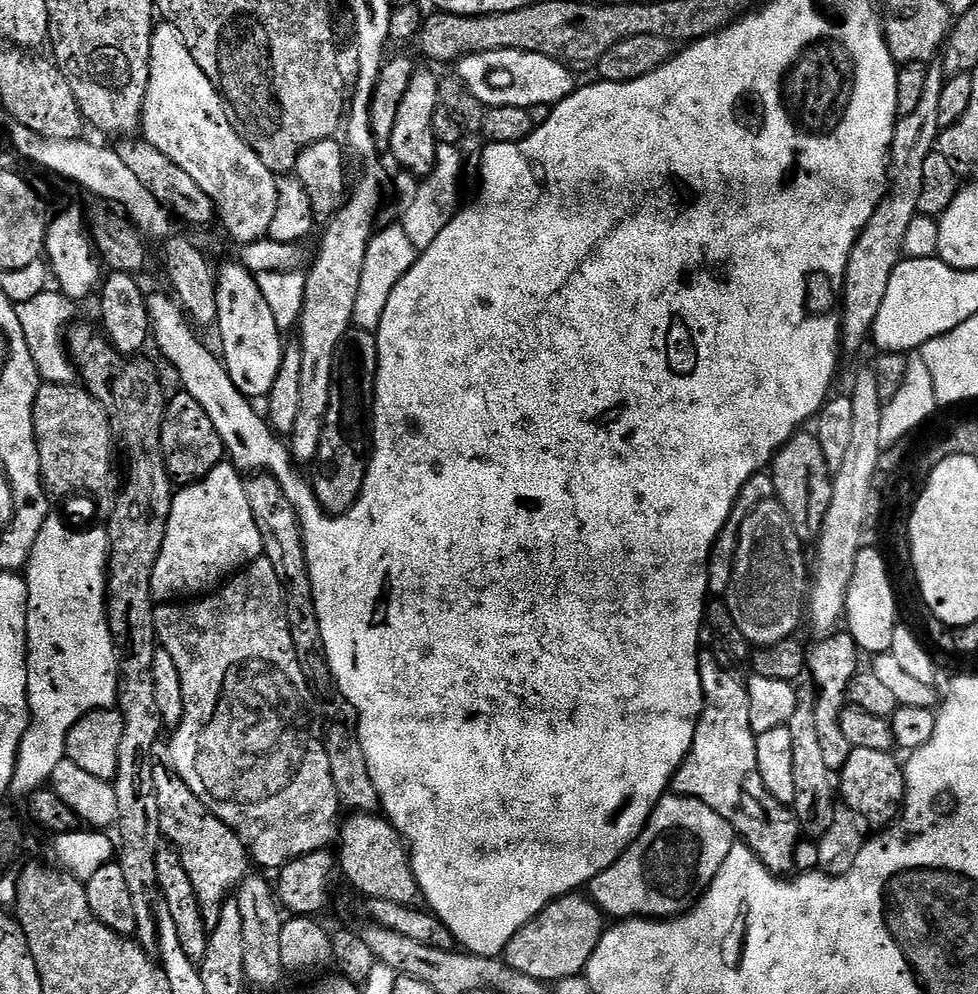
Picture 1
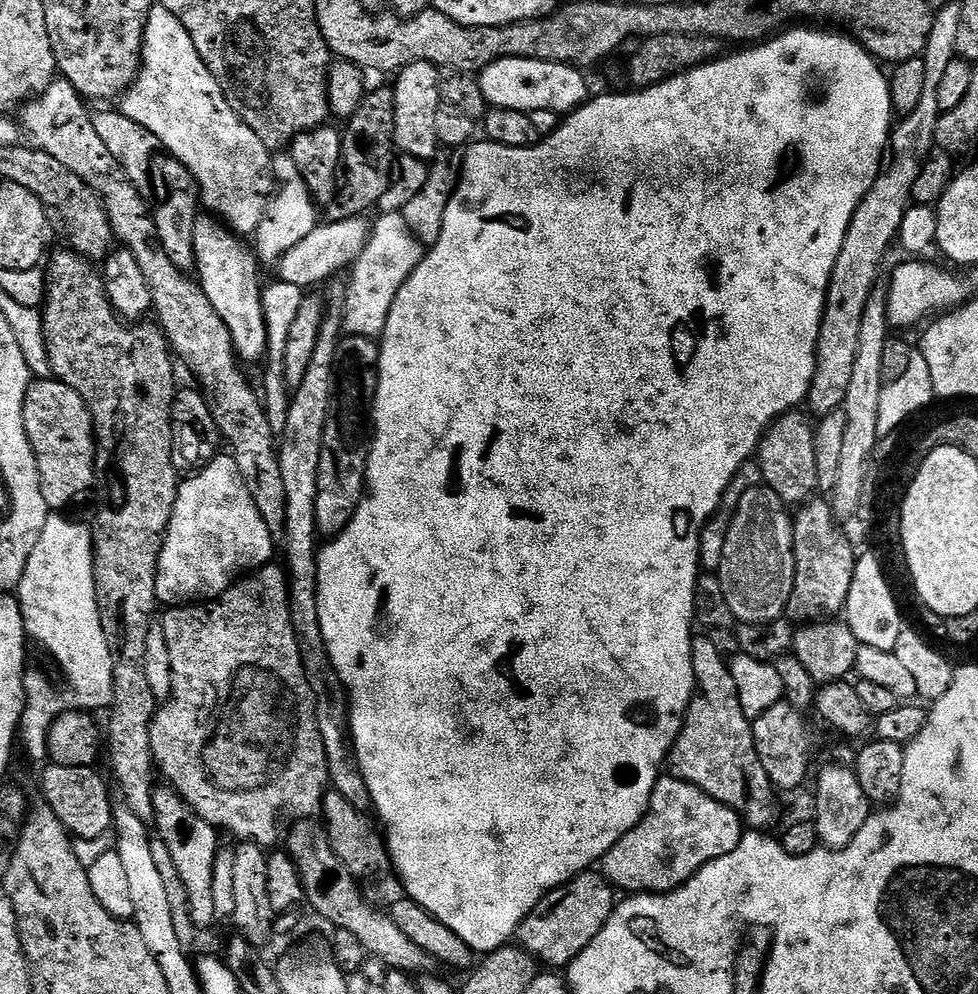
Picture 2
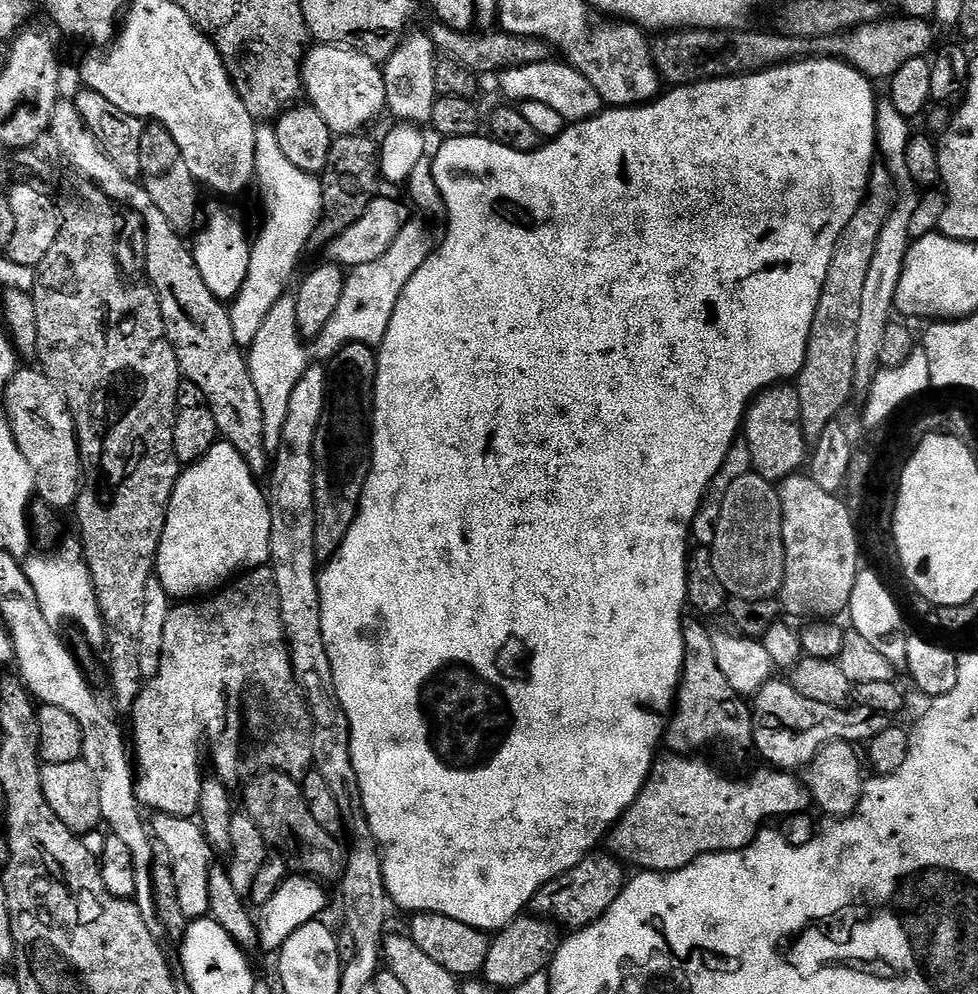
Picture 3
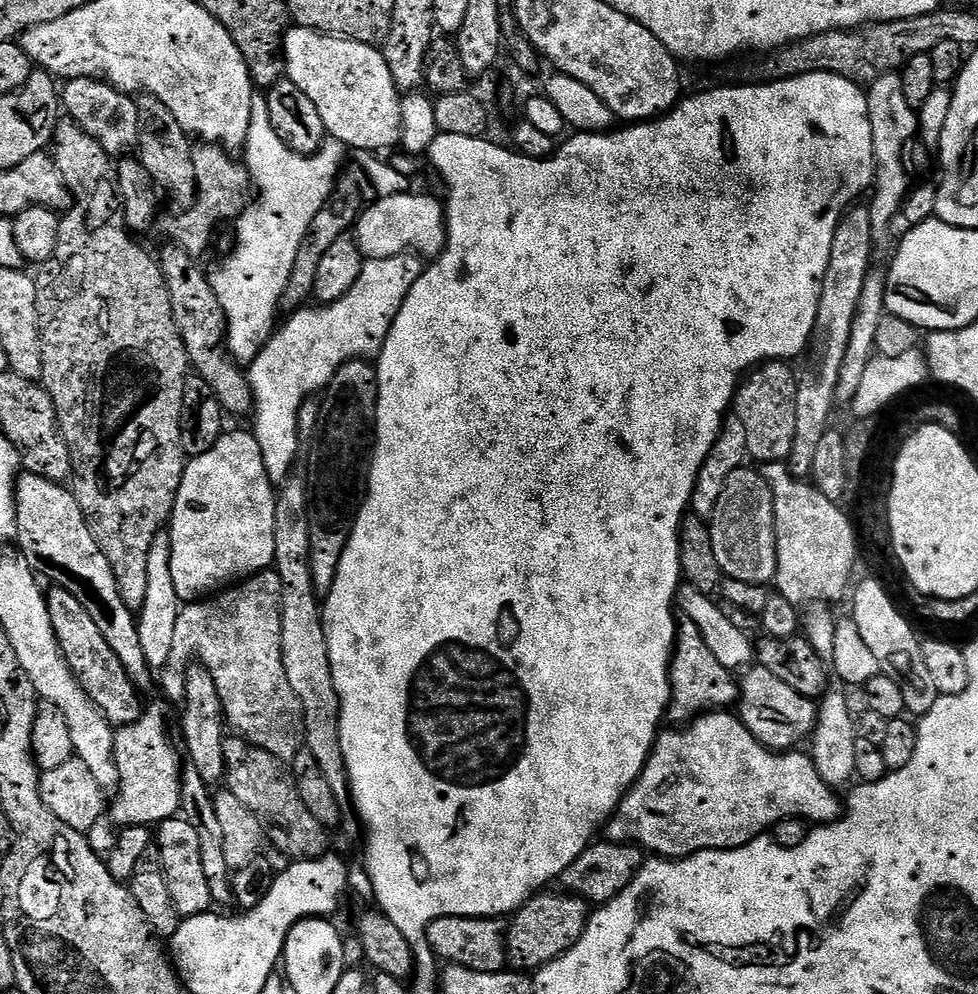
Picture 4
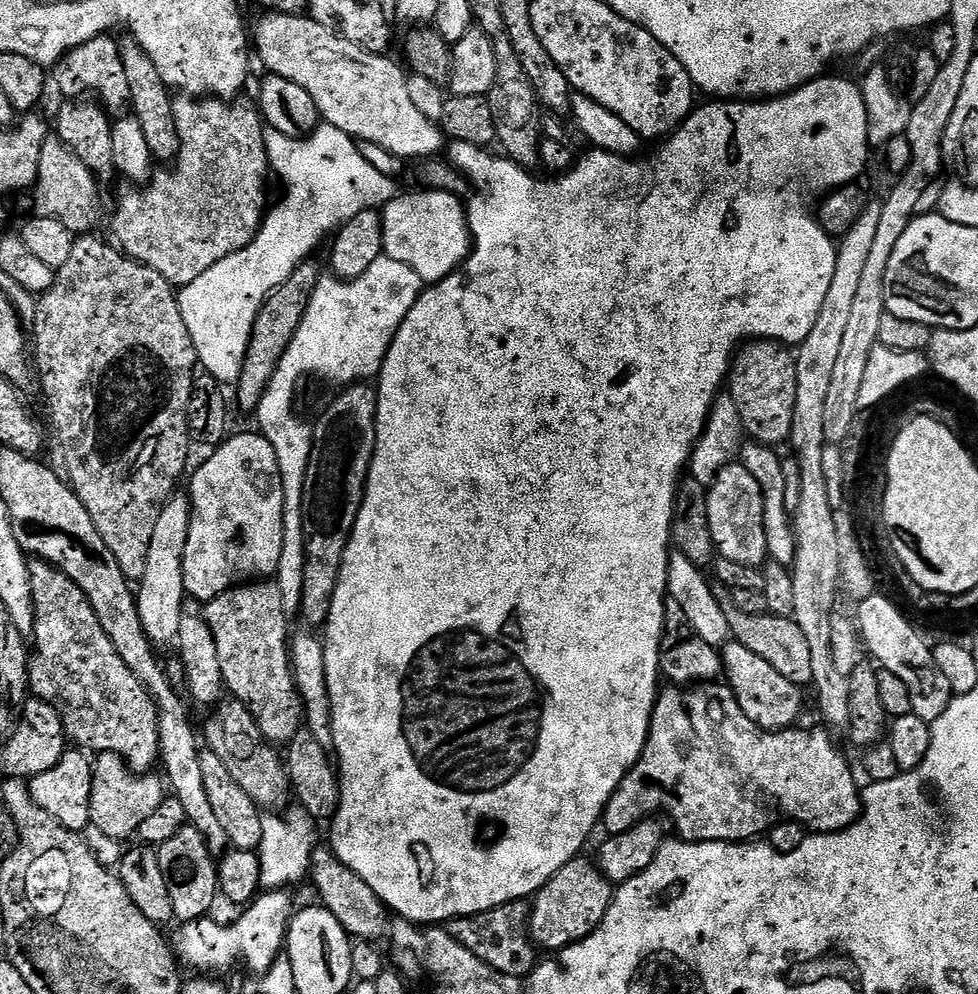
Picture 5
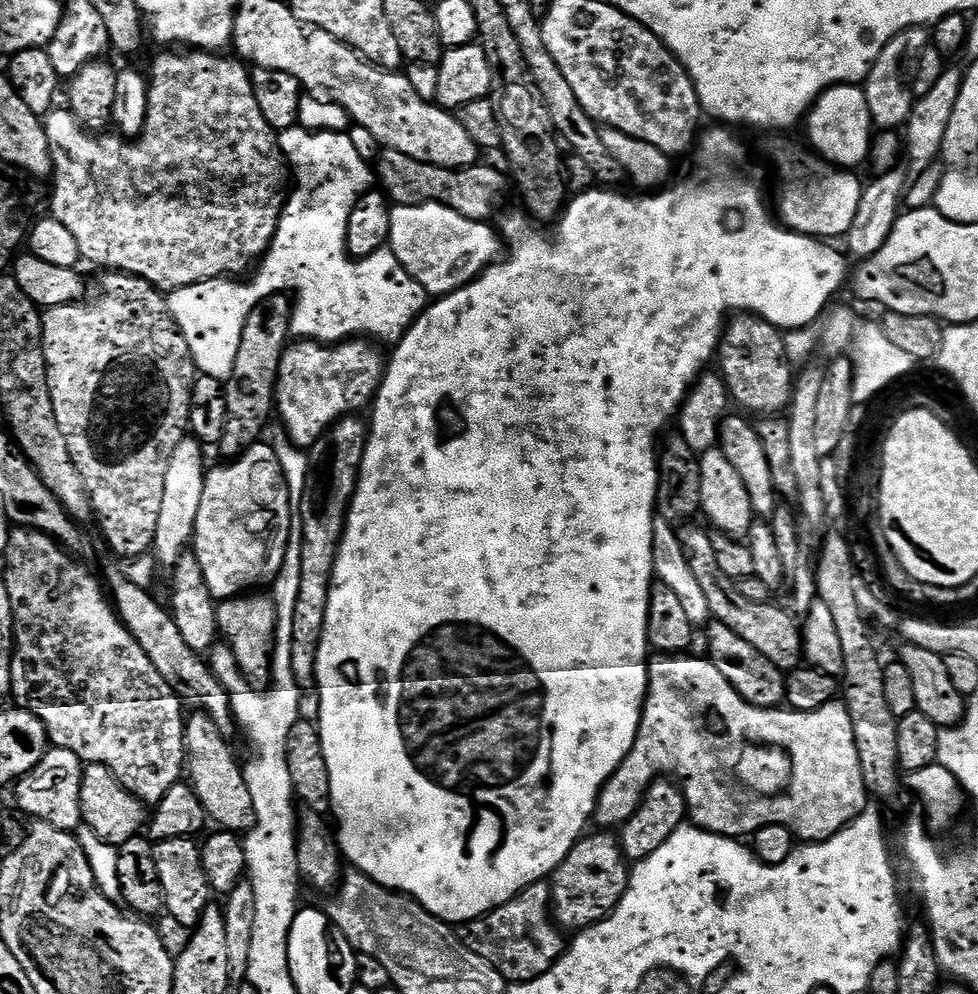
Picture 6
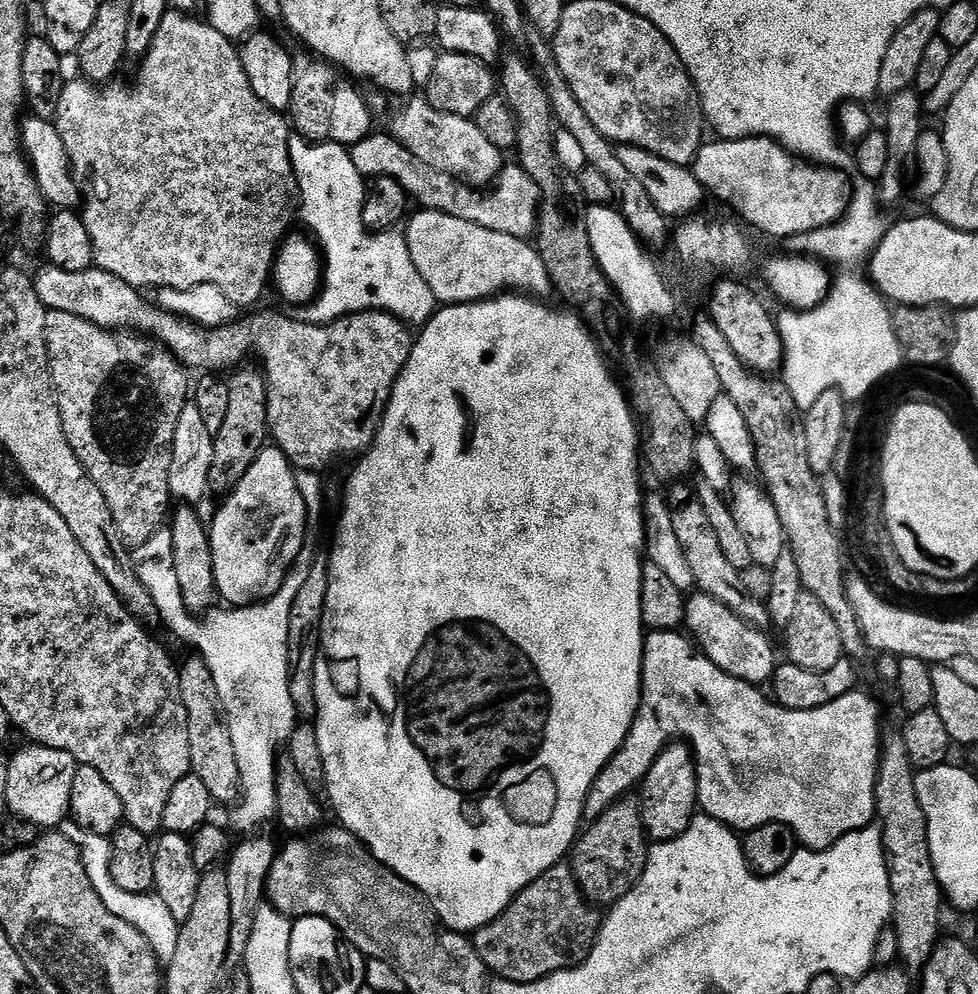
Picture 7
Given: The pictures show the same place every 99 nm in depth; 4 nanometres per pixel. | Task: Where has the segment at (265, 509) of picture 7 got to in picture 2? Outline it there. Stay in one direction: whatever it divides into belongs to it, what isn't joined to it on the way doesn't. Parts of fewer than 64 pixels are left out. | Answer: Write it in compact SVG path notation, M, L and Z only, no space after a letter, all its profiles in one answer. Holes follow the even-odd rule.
M217 454L177 487L176 505L156 563L156 598L161 605L214 600L231 588L241 574L262 568L273 559L274 534L258 514L250 490L246 490L235 455L227 455Z

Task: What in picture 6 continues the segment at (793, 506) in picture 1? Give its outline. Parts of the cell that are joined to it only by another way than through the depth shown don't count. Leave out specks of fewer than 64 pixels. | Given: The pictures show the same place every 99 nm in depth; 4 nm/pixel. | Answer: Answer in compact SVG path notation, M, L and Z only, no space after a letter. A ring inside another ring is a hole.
M736 314L725 323L720 334L720 347L718 349L718 364L720 360L719 375L724 378L724 385L728 387L729 397L736 400L745 408L743 411L760 412L756 414L780 414L792 403L792 389L794 387L793 361L788 358L788 351L784 345L785 333L766 322L760 316L751 314Z

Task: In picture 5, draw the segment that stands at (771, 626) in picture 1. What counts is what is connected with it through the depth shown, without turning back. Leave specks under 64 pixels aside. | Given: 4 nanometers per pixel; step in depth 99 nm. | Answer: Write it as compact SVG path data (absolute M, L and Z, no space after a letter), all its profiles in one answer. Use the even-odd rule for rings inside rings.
M733 462L722 466L718 470L718 478L707 488L708 513L710 514L710 534L716 543L716 551L719 559L738 562L738 566L750 566L760 568L768 560L766 550L766 530L762 522L762 488L754 479L754 474L746 470L746 466L739 462Z

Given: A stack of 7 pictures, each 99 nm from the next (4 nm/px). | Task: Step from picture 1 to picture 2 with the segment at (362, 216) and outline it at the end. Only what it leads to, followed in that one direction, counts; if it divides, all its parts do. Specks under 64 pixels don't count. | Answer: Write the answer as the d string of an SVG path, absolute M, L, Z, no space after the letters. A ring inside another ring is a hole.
M343 283L327 285L324 321L314 346L314 358L306 369L306 378L292 393L288 402L286 422L278 440L278 455L282 470L282 487L286 490L286 518L284 519L284 560L288 581L288 603L291 609L292 628L300 644L300 657L304 660L304 671L308 685L317 697L328 692L330 661L320 629L320 598L316 577L318 555L318 533L316 530L316 499L318 498L318 462L322 454L322 434L326 426L326 414L330 410L330 382L336 346L342 339L342 313L346 288Z

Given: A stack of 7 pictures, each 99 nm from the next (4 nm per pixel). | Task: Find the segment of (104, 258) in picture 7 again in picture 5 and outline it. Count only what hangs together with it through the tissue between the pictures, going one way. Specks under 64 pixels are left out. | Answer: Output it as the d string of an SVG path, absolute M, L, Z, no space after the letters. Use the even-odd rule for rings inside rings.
M177 95L172 101L176 134L180 139L180 155L174 161L176 169L173 172L157 171L146 186L129 187L129 192L122 193L116 204L111 239L131 260L150 266L150 270L158 270L158 274L174 286L193 282L214 263L242 250L251 243L264 222L269 207L268 176L270 180L264 141L266 125L257 105L247 102L252 103L244 98L229 102ZM50 134L42 146L38 162L36 187L31 189L35 215L42 218L54 218L62 222L73 234L88 234L100 220L100 189L96 176L80 161L60 140L56 134Z

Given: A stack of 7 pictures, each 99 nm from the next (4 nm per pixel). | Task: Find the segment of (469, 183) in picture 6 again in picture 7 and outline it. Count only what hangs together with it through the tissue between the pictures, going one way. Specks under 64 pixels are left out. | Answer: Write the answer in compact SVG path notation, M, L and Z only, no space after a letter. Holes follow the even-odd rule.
M373 131L371 135L362 138L357 144L351 145L352 161L360 176L394 178L394 182L398 182L398 186L402 186L402 190L406 190L406 194L415 203L416 200L420 203L421 209L429 212L441 212L450 218L462 218L466 222L474 222L474 226L486 226L486 230L498 230L498 234L510 234L519 240L528 240L535 233L536 222L540 218L540 191L536 189L536 183L526 174L524 168L520 167L519 163L505 163L491 181L492 189L489 192L480 192L484 190L474 190L473 185L464 184L450 174L442 174L438 170L426 166L426 162L421 162L417 156L410 154L410 150L406 150L406 146L399 144L395 136L387 131L384 132Z

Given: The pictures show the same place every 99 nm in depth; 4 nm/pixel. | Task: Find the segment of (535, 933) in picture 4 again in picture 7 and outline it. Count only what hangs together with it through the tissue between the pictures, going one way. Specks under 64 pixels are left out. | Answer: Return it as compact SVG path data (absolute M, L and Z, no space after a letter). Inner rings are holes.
M632 798L617 800L583 829L570 853L570 867L584 895L593 905L611 906L640 881L640 875L648 865L649 847L639 803Z

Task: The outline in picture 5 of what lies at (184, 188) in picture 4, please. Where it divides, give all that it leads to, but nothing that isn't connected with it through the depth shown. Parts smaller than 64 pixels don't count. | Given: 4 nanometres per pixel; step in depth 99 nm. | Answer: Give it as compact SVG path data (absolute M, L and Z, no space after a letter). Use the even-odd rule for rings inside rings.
M131 38L119 41L122 67L126 70L126 83L130 85L130 112L138 118L138 126L142 126L142 134L146 134L146 146L150 146L153 157L157 161L175 161L180 155L180 139L176 134L176 123L172 110L173 93L162 82L162 74L150 62L146 50L140 43Z

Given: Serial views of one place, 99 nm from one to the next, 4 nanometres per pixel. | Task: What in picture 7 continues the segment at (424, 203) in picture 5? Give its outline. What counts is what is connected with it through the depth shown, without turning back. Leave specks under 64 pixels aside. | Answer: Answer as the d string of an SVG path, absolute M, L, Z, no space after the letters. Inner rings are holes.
M420 210L417 213L416 217L413 215L407 221L409 224L406 235L410 258L414 258L418 274L426 278L426 286L434 290L436 299L441 305L473 304L476 300L491 300L493 296L507 292L544 298L547 297L547 292L553 291L550 274L542 258L536 253L535 247L528 240L519 240L510 234L498 234L498 230L486 230L486 226L474 226L474 222L466 222L462 218L450 218L441 212Z

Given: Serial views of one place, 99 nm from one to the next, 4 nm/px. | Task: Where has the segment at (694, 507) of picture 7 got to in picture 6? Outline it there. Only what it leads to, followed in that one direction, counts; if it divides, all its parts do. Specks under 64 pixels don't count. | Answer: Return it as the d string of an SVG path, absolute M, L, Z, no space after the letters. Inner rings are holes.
M692 522L681 527L680 541L682 550L686 554L686 562L690 562L690 570L694 573L694 578L698 578L698 583L706 594L711 619L730 626L730 630L734 630L738 638L750 642L754 650L770 658L770 662L774 662L774 666L778 666L781 672L787 674L801 667L804 642L801 625L795 620L797 617L787 607L784 609L776 604L763 604L760 600L751 600L740 589L743 587L737 581L730 579L722 570L722 566L718 566L718 557L714 555L713 533L707 527L699 528L698 525L699 523Z

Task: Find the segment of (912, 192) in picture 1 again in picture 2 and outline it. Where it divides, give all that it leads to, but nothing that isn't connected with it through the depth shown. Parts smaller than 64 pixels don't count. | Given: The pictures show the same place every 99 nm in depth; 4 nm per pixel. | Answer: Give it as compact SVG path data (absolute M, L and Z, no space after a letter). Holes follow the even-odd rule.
M959 2L945 3L933 15L930 38L926 38L926 50L922 57L926 66L926 86L918 107L903 117L890 133L890 147L886 152L886 167L877 176L874 186L855 211L843 239L842 250L835 259L834 270L828 283L827 302L824 304L823 320L819 326L816 343L816 366L814 378L806 401L809 413L816 418L839 411L845 402L857 357L859 327L865 304L876 287L878 272L886 251L899 237L902 218L913 203L912 191L925 158L931 154L936 143L936 127L940 117L938 85L951 60L957 59L958 25L962 23L962 6Z

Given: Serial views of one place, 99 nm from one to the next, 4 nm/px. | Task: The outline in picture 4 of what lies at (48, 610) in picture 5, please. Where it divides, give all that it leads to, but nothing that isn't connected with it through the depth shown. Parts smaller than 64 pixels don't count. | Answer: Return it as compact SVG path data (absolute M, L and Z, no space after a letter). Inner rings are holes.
M56 586L47 593L46 599L50 610L50 622L54 626L54 634L60 643L62 654L70 666L72 673L78 678L78 682L86 690L86 694L102 710L113 726L133 724L140 717L142 711L141 693L130 682L122 662L110 650L106 638L102 638L98 626L90 619L90 614L82 610L82 602L74 598L62 587Z

